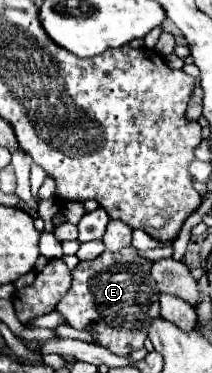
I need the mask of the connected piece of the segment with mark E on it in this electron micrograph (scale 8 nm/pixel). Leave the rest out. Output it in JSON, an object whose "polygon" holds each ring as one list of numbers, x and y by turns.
{"polygon":[[125,246,119,252,105,252,95,260,79,262,71,274,73,286,57,304,67,324,87,330,117,356,129,356,129,352,143,348,151,320,159,316,159,290,153,278,149,278,149,260,137,256,133,246]]}

